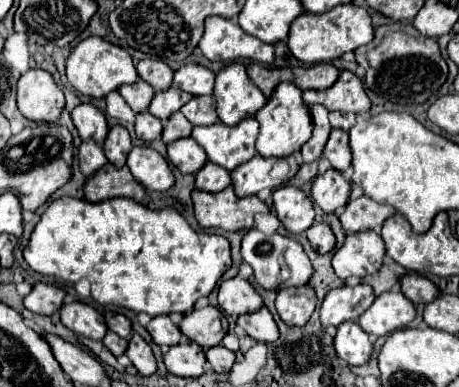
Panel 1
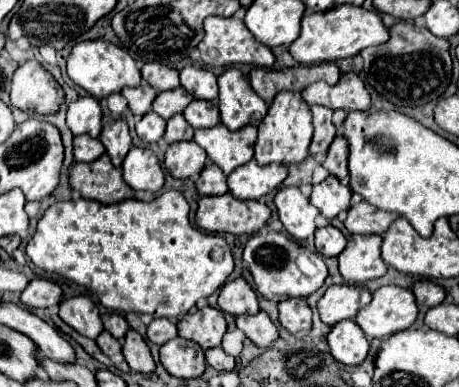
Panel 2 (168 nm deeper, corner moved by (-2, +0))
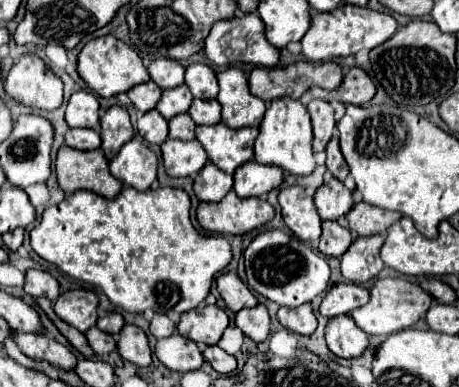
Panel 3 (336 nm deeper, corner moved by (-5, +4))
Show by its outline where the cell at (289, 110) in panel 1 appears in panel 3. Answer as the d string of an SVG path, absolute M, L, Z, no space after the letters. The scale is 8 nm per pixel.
M289 96L271 100L259 130L261 132L255 140L255 160L257 162L281 166L283 170L291 174L299 174L299 176L307 176L313 172L315 158L311 152L311 140L313 140L311 118L309 118L307 108L299 100L289 98Z

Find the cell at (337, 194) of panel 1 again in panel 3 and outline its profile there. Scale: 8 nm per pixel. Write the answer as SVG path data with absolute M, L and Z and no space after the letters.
M331 178L315 192L315 206L323 220L337 220L345 216L353 204L353 192L337 178Z

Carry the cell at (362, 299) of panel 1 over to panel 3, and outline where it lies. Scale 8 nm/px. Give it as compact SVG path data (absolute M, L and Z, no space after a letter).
M335 284L329 288L321 302L321 316L333 318L339 314L351 314L355 308L369 302L369 292L355 284Z

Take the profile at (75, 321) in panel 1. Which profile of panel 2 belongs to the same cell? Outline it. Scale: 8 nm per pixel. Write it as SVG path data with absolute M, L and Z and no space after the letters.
M76 296L76 298L62 300L58 316L86 338L96 338L104 330L100 312L88 296Z

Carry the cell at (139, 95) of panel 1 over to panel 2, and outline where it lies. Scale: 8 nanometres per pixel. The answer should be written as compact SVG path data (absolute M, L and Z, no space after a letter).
M142 82L136 88L124 88L122 94L128 100L128 106L130 106L132 114L134 116L142 116L142 114L150 112L152 102L154 102L154 98L156 98L158 92L148 82Z

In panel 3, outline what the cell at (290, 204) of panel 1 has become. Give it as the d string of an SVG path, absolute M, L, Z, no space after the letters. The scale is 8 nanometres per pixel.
M287 186L279 192L279 204L285 224L291 232L303 240L313 242L321 236L321 218L311 196L305 196L305 188Z

